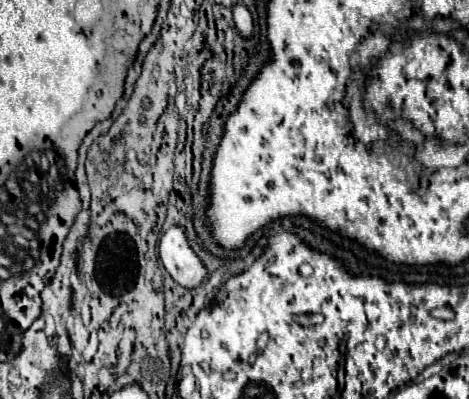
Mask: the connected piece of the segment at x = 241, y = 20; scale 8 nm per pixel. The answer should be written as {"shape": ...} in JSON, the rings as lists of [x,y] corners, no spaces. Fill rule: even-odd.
{"shape":[[[236,4],[232,8],[232,16],[234,16],[234,24],[236,24],[236,30],[240,32],[240,36],[250,40],[254,36],[254,20],[252,20],[252,14],[248,12],[248,8],[244,4]]]}

